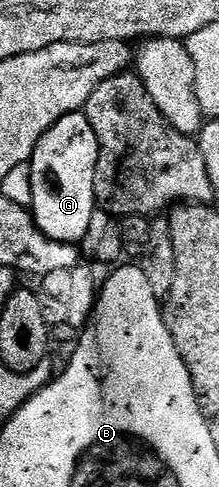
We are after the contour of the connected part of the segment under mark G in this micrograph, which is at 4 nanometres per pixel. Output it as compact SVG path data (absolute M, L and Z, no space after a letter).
M86 112L65 114L37 143L29 162L31 167L31 216L49 239L70 245L82 242L89 229L95 204L95 176L99 158L99 140Z

